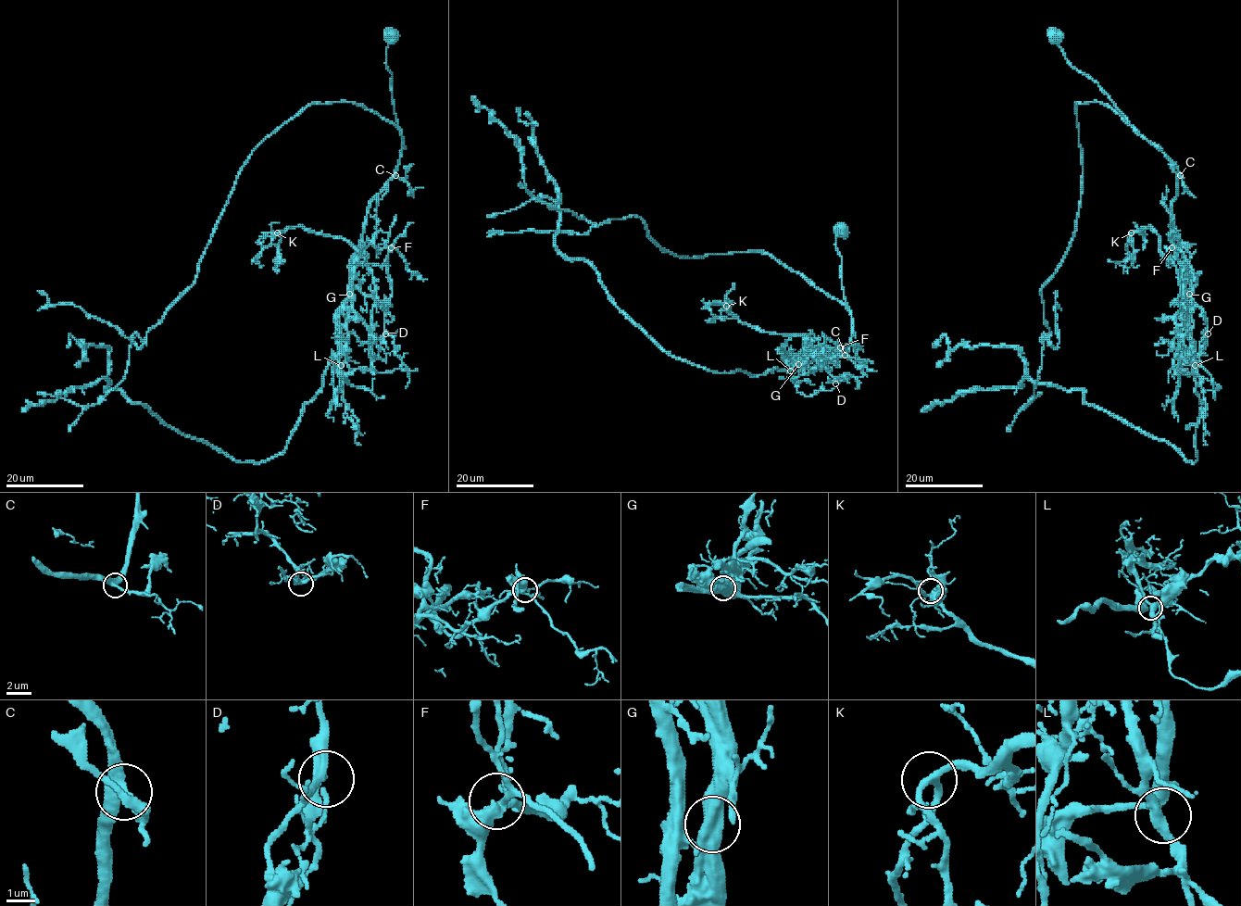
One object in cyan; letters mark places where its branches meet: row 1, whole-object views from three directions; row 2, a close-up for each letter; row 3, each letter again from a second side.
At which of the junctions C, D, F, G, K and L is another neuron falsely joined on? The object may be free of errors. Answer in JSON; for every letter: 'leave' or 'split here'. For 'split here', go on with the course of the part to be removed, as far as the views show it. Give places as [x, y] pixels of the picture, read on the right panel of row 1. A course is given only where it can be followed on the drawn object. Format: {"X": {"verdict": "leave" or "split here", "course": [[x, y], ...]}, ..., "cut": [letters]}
{"C": {"verdict": "leave"}, "D": {"verdict": "leave"}, "F": {"verdict": "leave"}, "G": {"verdict": "split here", "course": [[1189, 295], [1201, 405], [1194, 461], [1085, 402], [1083, 390], [1026, 378], [1008, 389], [965, 391], [921, 411]]}, "K": {"verdict": "leave"}, "L": {"verdict": "leave"}, "cut": ["G"]}

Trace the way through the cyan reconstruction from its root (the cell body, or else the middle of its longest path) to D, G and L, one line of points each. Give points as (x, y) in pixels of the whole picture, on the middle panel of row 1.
D: (841, 229), (835, 247), (851, 315), (849, 349), (827, 353), (817, 347), (800, 360), (823, 367), (835, 383)
G: (841, 229), (835, 247), (851, 315), (849, 349), (827, 353), (817, 347), (798, 365)
L: (841, 229), (835, 247), (849, 349), (817, 347), (799, 365), (785, 363), (790, 371)

